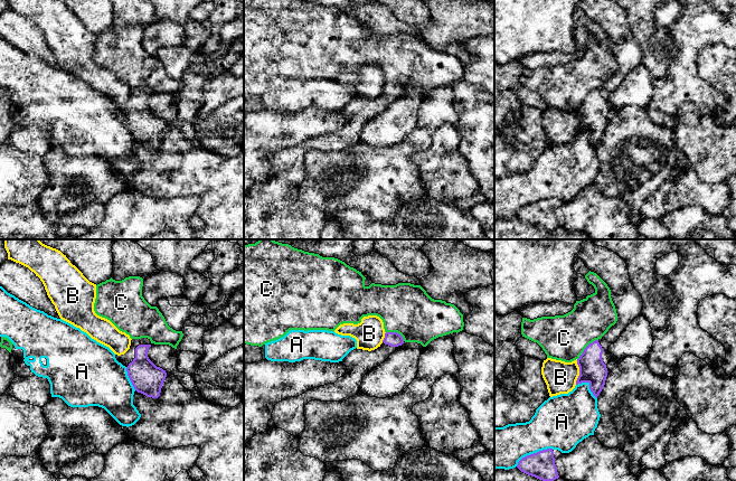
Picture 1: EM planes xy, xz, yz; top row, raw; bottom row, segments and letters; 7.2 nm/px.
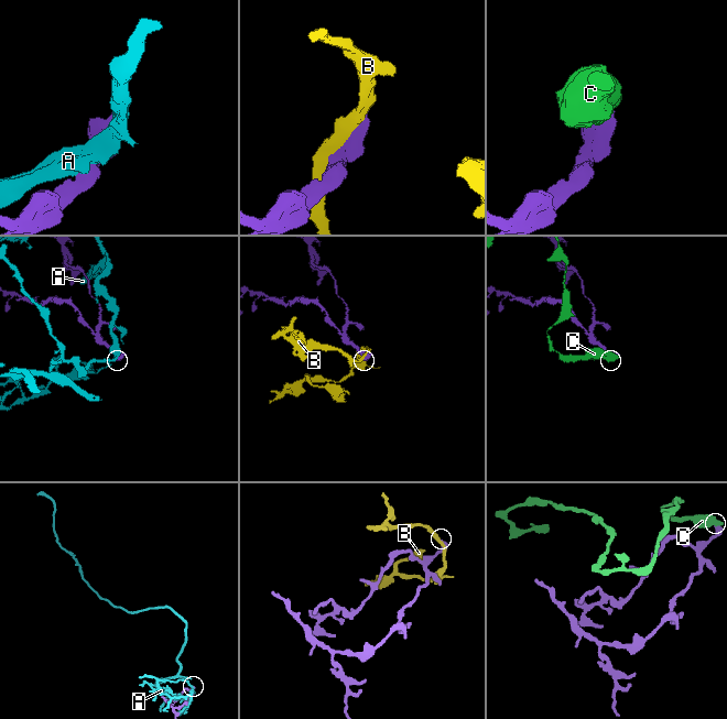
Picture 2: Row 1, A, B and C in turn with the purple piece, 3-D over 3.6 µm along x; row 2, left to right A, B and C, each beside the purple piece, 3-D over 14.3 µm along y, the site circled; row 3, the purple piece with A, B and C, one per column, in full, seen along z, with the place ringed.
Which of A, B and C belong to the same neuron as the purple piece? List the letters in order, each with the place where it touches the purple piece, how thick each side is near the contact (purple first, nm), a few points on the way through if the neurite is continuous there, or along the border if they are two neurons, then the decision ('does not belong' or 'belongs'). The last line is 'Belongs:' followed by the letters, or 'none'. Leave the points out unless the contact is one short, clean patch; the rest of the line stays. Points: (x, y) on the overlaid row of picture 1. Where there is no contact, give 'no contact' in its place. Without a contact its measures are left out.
A: meets purple in yz at (534, 453); 190 nm thick on the purple side, 320 nm on the other; does not belong
B: meets purple in yz at (579, 371); 190 nm thick on the purple side, 220 nm on the other; does not belong
C: meets purple in yz at (585, 348); 190 nm thick on the purple side, 320 nm on the other; border along yz (597, 339), (593, 340), (577, 359); does not belong
Belongs: none

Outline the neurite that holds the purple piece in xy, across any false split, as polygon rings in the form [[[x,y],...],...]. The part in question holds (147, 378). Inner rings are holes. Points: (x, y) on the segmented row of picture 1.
[[[148,338],[132,339],[130,349],[124,355],[115,355],[115,358],[126,367],[128,376],[138,393],[158,398],[167,372],[149,359],[151,345]]]

